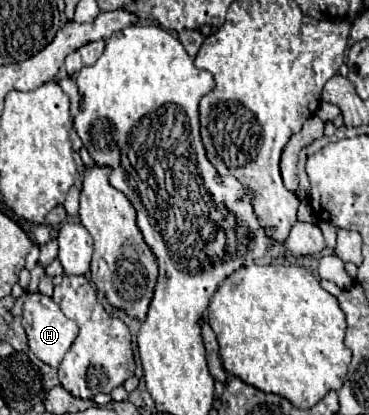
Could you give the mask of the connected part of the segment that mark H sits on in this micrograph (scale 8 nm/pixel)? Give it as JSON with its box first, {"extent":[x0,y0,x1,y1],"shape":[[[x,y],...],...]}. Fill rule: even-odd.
{"extent":[22,294,78,368],"shape":[[[26,294],[26,300],[24,300],[24,314],[22,314],[22,326],[26,330],[26,336],[28,336],[28,346],[30,350],[48,366],[52,368],[58,368],[64,354],[70,350],[72,342],[76,340],[78,336],[78,326],[74,320],[66,318],[64,312],[60,310],[60,306],[48,298],[48,296],[42,296],[42,294]]]}

